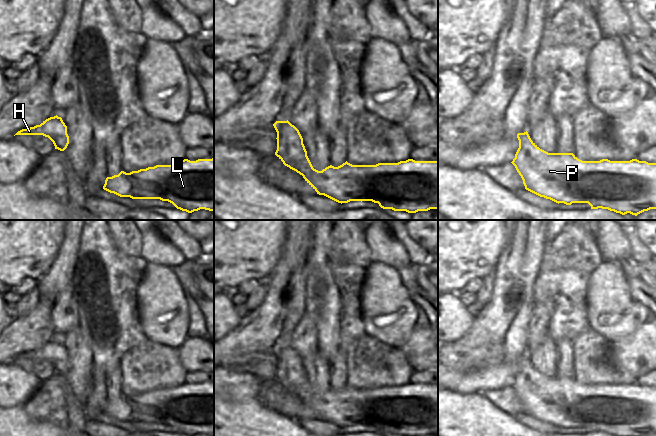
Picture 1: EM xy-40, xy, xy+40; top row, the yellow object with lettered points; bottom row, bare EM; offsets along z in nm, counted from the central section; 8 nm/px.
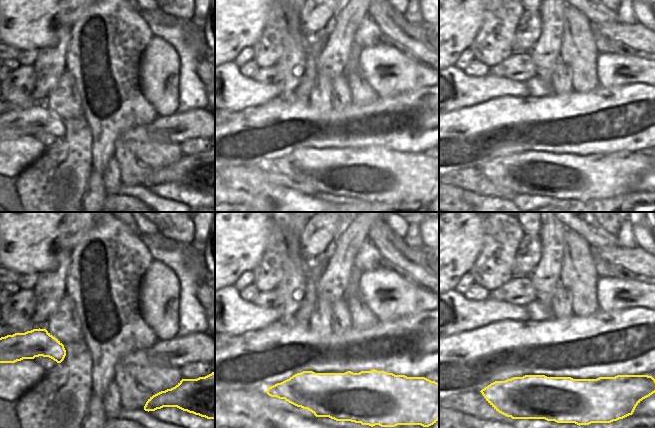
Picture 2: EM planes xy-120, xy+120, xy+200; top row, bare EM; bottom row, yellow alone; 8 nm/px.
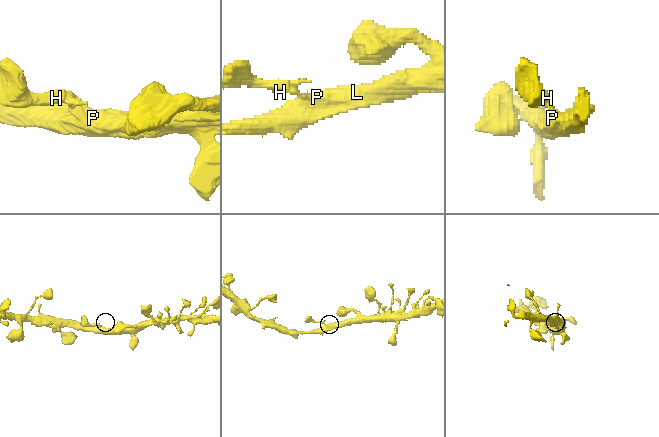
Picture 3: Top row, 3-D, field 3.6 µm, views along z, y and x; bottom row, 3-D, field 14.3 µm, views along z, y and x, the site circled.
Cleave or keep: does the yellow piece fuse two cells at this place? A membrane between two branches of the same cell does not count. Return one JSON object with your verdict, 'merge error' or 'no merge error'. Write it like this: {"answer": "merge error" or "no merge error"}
{"answer": "no merge error"}

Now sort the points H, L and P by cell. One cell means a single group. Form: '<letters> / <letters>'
H L P

